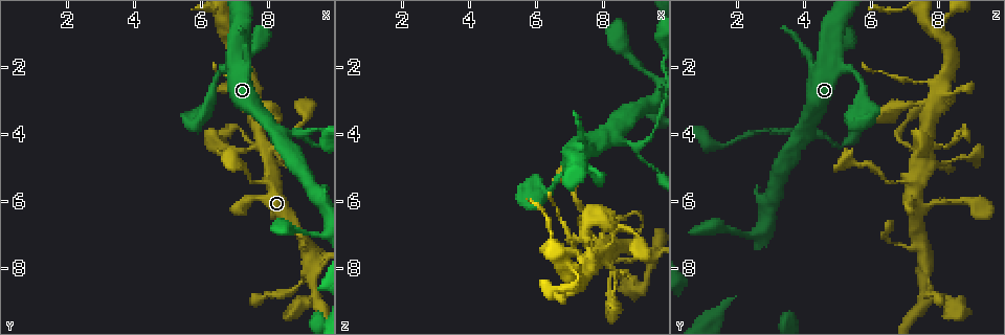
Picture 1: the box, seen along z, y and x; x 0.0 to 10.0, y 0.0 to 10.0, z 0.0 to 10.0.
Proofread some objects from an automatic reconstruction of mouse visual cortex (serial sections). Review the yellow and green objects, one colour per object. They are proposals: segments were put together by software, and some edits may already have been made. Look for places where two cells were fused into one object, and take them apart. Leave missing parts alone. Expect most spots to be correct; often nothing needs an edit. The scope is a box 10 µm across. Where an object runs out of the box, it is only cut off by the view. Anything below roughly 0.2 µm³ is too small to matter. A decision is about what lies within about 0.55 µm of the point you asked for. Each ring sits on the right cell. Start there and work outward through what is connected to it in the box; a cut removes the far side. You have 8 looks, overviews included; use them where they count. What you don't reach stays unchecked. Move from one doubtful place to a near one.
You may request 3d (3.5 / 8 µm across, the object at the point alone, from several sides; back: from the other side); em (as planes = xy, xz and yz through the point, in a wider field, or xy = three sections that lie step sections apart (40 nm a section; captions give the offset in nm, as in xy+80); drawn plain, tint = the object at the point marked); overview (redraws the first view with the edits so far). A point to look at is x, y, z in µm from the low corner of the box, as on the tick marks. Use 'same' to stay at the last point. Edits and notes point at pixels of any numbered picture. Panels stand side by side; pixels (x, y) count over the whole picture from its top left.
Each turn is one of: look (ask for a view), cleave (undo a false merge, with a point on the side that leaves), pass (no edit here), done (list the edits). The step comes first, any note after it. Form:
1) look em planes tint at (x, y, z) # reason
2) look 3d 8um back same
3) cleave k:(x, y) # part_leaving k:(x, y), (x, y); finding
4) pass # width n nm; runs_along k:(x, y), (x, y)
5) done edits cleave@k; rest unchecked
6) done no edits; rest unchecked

look 3d 3.5um at (8.40, 4.00, 4.10)

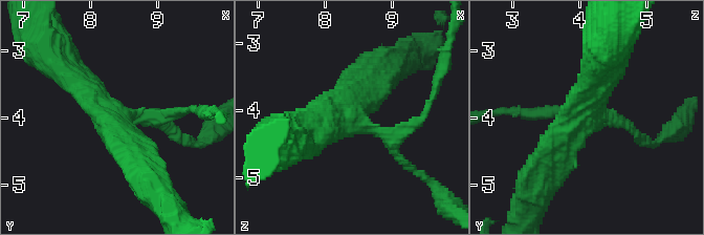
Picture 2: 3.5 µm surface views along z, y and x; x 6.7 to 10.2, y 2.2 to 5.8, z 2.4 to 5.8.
look em xy step 2 tint at (8.35, 4.00, 4.05) # now the EM

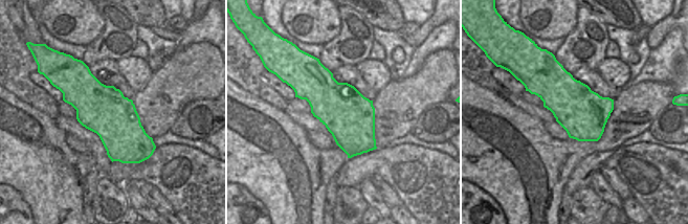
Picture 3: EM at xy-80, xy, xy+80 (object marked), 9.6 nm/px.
cleave 2:(180, 112) # two cells meet here

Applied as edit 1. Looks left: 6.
look overview

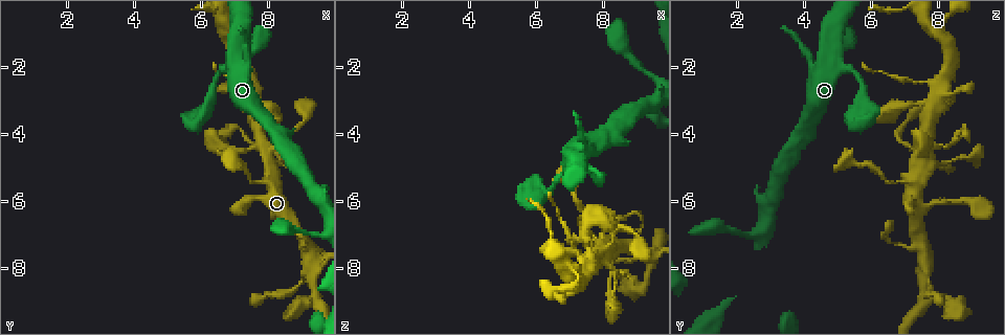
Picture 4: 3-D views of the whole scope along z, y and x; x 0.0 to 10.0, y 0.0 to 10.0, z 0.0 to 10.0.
look 3d 3.5um at (7.60, 3.30, 7.75) # branch point

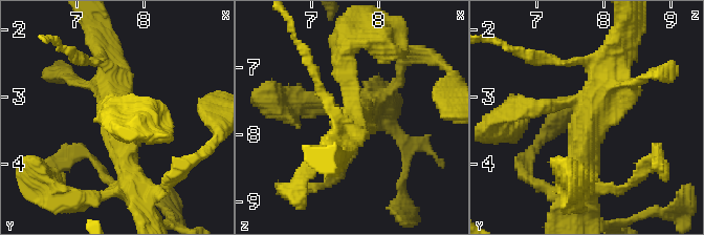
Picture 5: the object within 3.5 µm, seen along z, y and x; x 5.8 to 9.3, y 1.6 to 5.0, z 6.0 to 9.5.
look em xy step 5 tint at (7.60, 3.25, 7.85)

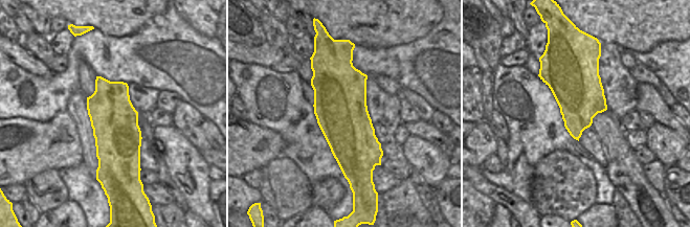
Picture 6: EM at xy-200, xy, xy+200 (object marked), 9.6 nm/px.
pass # runs_along 5:(577, 177), (591, 113), (620, 51); one cell here

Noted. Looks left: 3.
look 3d 3.5um at (7.05, 1.10, 8.05) # a narrow waist

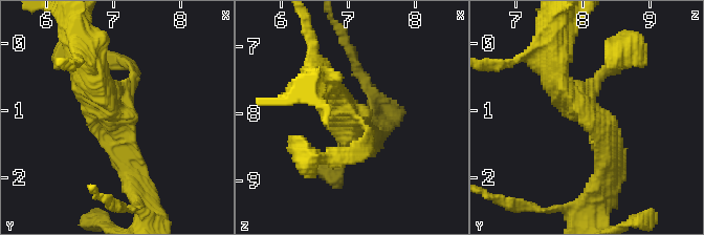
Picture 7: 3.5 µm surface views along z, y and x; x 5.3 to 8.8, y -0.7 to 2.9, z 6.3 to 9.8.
look em xy step 1 tint at (7.05, 1.05, 8.05) # arms 3; arm_widths 100, 400, 400 nm

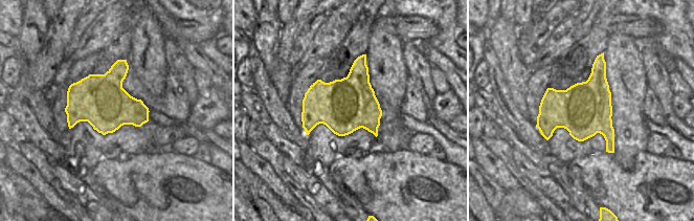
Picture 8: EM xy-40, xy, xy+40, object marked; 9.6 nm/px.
pass # runs_along 7:(609, 170), (606, 132), (552, 64); one cell here

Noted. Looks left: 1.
done edits cleave@2; rest unchecked

